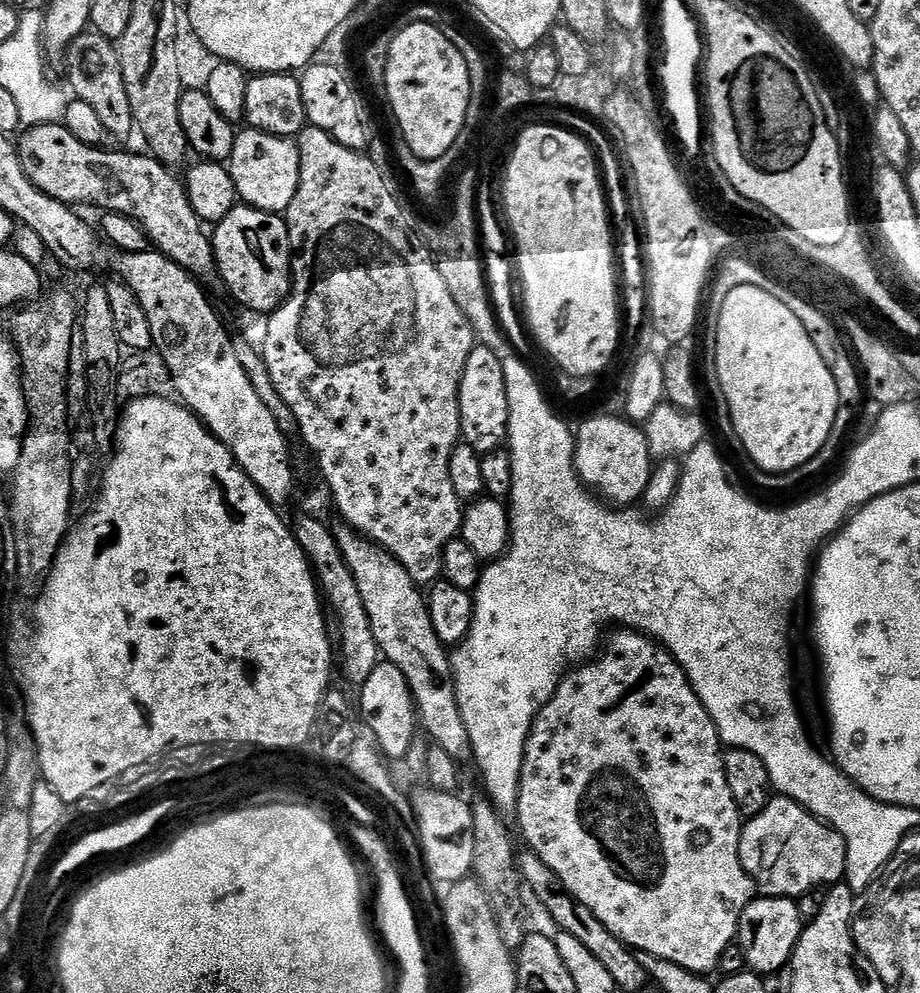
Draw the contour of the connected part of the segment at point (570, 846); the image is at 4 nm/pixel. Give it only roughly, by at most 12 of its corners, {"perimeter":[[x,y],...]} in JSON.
{"perimeter":[[616,630],[514,816],[621,942],[719,969],[754,885],[715,722]]}

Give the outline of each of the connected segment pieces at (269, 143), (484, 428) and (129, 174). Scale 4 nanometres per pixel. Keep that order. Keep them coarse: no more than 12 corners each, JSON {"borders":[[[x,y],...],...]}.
{"borders":[[[237,131],[226,167],[247,207],[287,213],[300,185],[289,137]],[[477,346],[458,390],[460,435],[475,452],[508,438],[504,362]],[[63,123],[18,140],[24,173],[69,206],[136,220],[201,285],[216,252],[185,185],[151,154],[103,152]]]}

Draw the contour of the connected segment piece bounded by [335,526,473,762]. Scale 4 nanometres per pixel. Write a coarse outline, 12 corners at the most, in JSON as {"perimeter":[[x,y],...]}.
{"perimeter":[[340,526],[370,630],[419,727],[471,761],[450,652],[421,589],[385,548]]}

